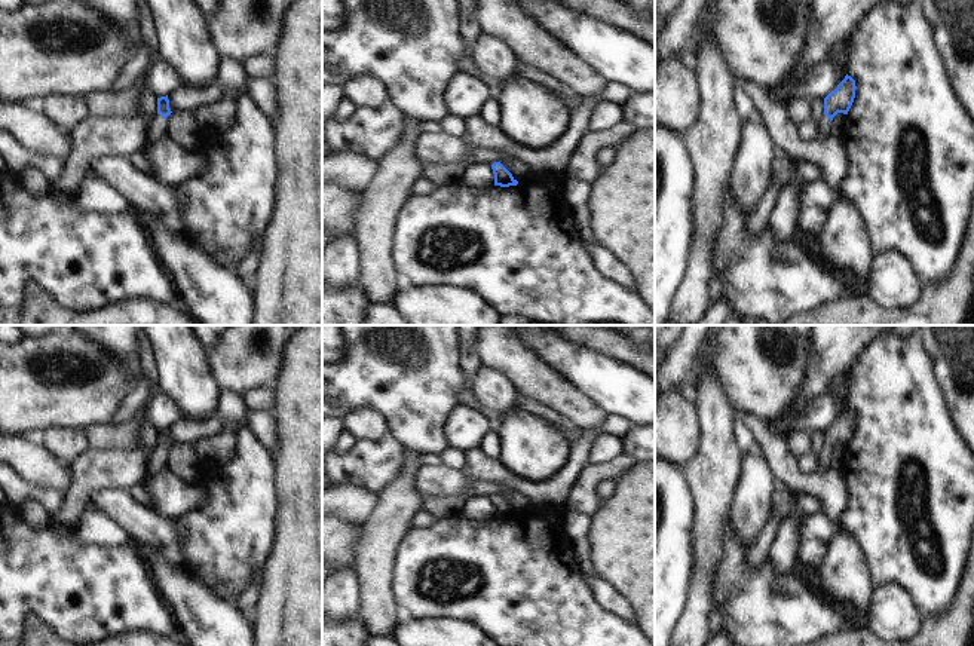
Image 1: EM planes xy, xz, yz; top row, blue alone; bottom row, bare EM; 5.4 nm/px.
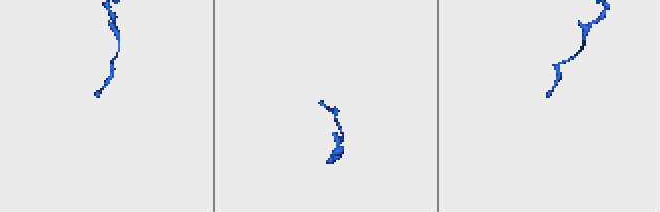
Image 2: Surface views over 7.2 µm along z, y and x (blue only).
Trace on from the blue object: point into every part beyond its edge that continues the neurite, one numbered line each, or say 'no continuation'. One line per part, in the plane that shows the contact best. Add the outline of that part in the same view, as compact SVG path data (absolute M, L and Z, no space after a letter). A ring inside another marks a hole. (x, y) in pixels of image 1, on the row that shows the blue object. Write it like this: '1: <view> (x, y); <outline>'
1: xy (156, 129); M157 114L153 122L148 125L147 134L146 134L146 146L157 141L165 135L165 126L166 119Z

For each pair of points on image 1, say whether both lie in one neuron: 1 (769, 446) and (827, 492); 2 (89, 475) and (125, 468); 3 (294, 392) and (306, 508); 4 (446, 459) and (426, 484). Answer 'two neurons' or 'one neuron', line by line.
1: one neuron
2: one neuron
3: one neuron
4: two neurons

